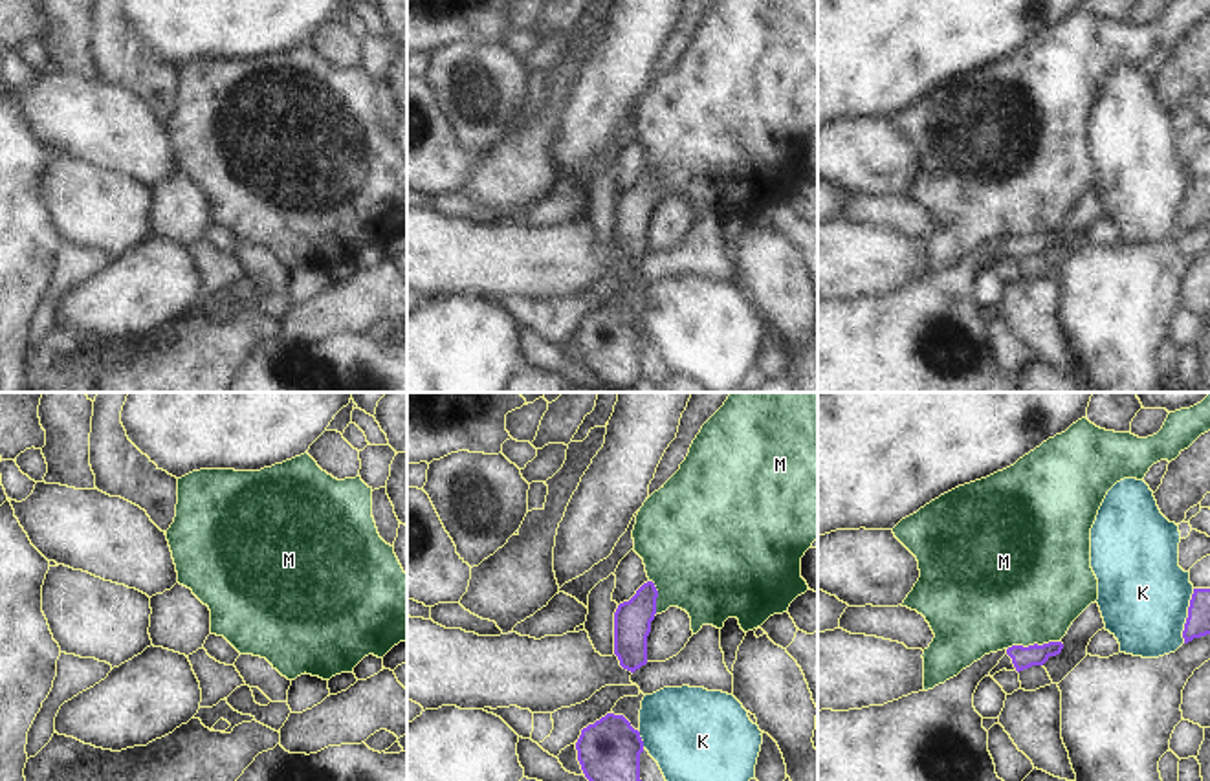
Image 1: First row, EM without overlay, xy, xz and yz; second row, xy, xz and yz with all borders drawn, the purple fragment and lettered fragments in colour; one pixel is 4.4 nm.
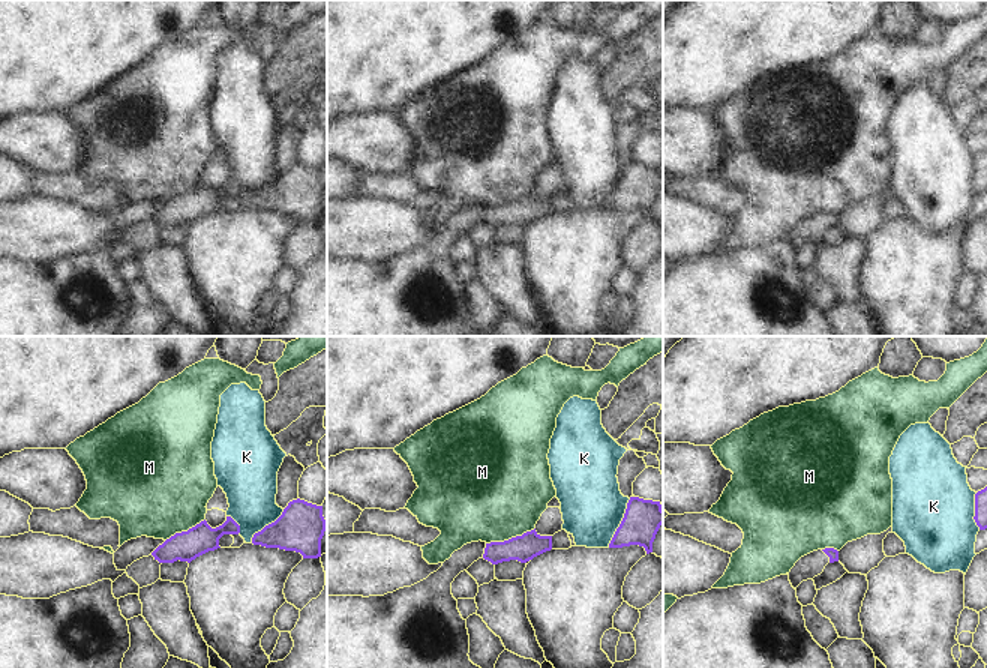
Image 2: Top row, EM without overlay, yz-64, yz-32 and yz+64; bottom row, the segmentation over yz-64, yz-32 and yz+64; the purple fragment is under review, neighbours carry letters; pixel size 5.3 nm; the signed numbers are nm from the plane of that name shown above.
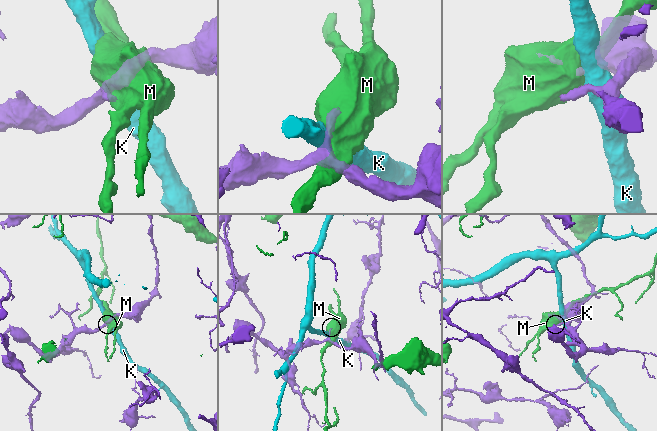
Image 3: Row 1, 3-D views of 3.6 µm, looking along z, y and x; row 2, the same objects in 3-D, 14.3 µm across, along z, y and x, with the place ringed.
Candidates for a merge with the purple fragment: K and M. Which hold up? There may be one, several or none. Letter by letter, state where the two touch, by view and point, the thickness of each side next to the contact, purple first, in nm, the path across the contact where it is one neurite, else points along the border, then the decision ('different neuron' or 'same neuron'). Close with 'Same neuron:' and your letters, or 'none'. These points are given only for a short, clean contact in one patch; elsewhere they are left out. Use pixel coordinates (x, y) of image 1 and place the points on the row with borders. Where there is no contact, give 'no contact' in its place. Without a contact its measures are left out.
K: contact yz (1188, 616); calibres 110 and 400 nm; different neuron
M: contact yz (1034, 644); calibres 100 and 500 nm; border yz (1060, 640), (1011, 646), (1007, 649); different neuron
Same neuron: none

